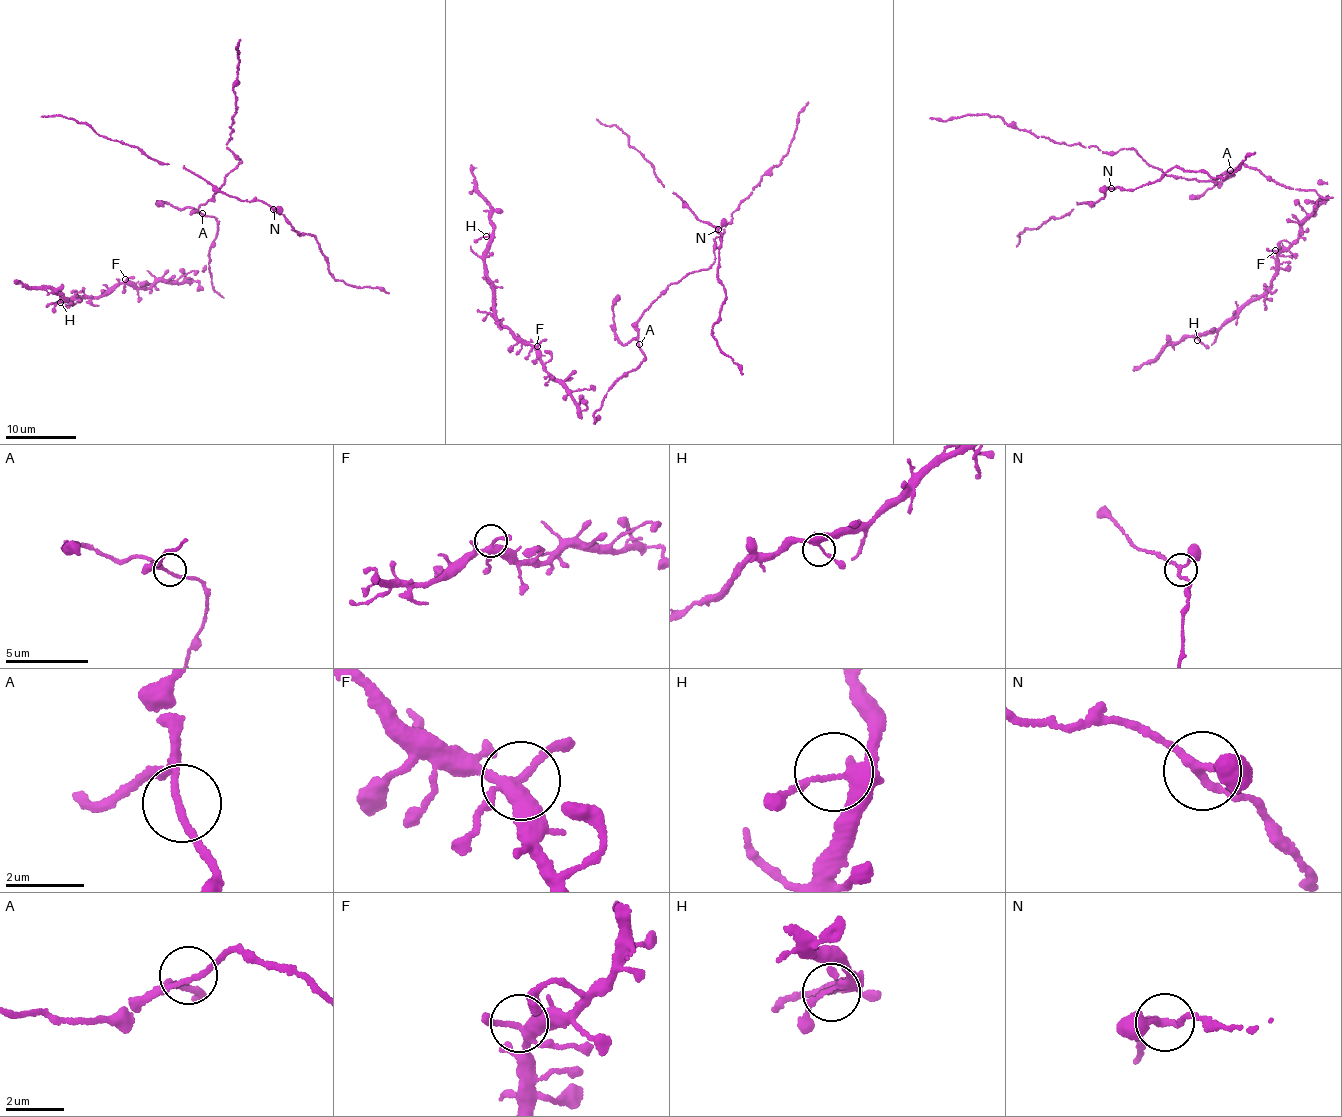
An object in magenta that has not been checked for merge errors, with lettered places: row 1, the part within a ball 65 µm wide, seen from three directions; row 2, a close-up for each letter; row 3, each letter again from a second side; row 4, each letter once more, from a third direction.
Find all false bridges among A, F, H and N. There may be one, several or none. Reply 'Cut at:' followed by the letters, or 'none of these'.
Cut at: none of these

